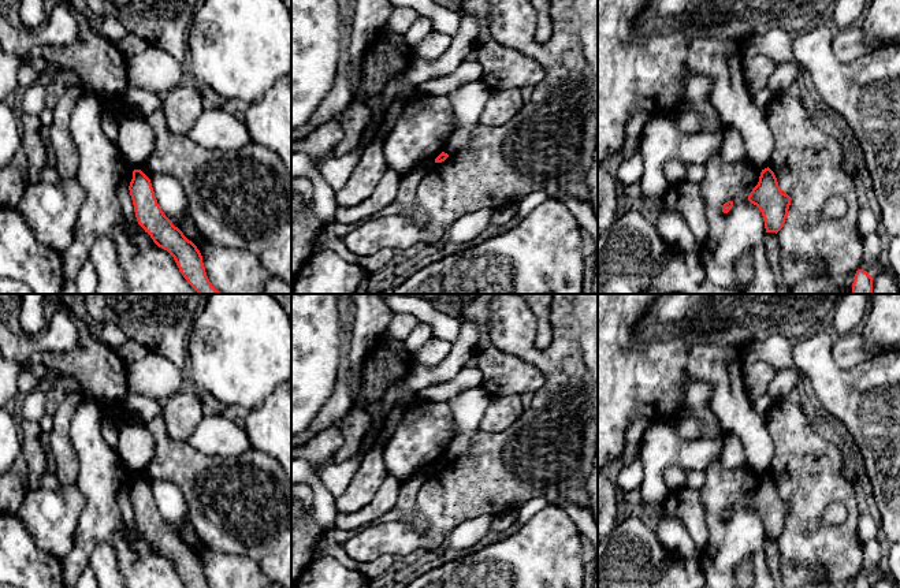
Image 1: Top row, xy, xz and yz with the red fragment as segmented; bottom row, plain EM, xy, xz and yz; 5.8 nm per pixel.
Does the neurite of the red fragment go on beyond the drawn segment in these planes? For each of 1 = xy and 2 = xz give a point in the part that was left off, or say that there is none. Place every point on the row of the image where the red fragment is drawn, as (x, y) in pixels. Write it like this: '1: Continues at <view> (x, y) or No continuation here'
1: No continuation here
2: No continuation here

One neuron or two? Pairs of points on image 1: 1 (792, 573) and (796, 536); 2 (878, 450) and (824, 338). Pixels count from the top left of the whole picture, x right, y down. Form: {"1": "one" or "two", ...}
{"1": "two", "2": "one"}

